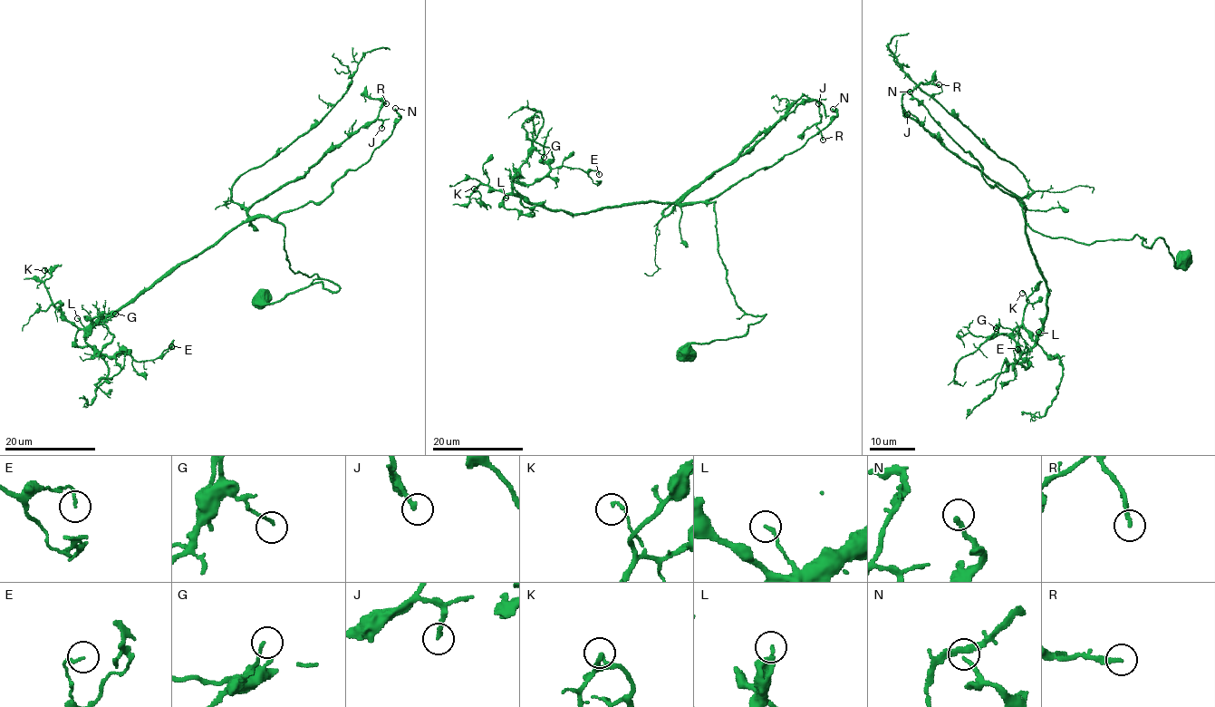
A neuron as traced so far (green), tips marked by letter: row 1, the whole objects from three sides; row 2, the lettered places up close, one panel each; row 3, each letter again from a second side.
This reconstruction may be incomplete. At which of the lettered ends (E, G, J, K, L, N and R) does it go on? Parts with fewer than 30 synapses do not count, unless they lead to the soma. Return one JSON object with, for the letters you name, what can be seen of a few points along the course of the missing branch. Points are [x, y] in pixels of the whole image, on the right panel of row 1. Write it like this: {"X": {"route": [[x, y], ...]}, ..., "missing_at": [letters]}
{"J": {"route": [[907, 114], [923, 115], [937, 103], [947, 101], [965, 87], [964, 84]]}, "N": {"route": [[910, 92], [907, 87], [914, 76], [904, 52], [920, 49], [911, 47], [917, 58]]}, "missing_at": ["J", "N"]}

